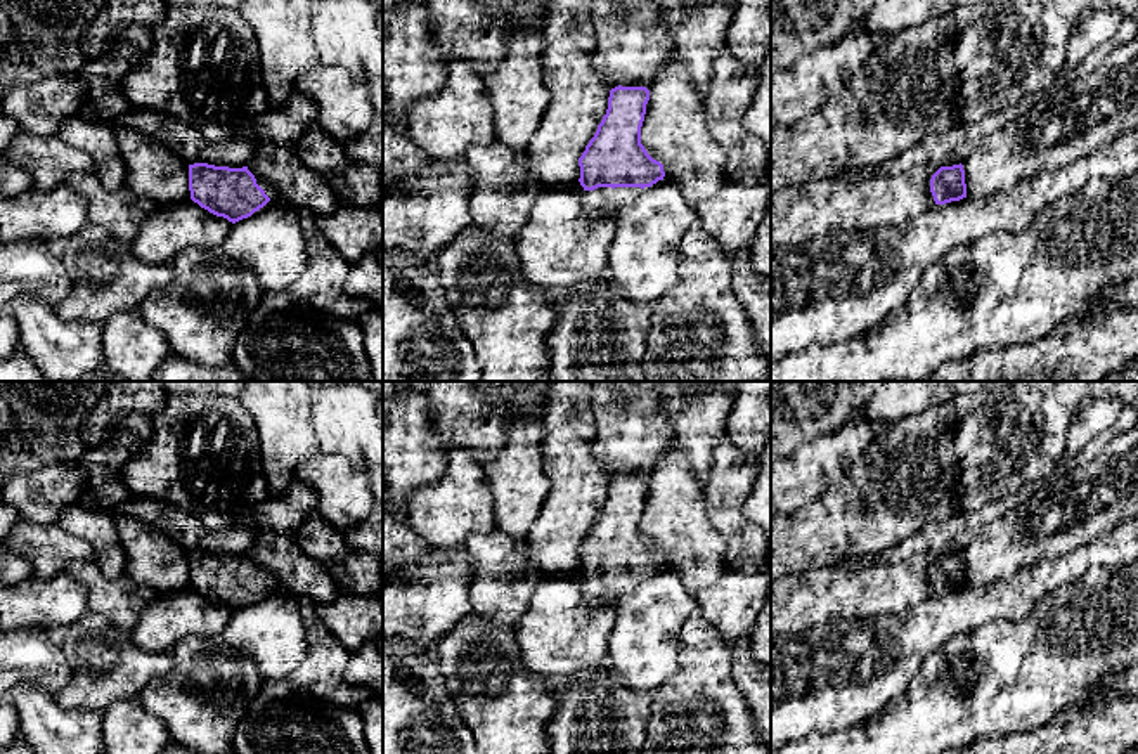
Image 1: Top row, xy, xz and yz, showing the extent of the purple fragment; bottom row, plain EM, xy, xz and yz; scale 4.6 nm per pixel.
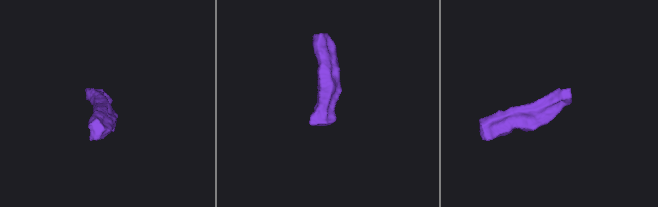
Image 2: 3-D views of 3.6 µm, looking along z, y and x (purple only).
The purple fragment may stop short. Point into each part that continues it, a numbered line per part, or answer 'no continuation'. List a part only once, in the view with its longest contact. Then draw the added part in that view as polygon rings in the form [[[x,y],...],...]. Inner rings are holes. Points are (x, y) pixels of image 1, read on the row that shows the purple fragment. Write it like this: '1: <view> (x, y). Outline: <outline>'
1: xz (601, 203). Outline: [[[598,187],[582,194],[582,206],[594,218],[618,220],[620,211],[629,206],[641,191],[641,187]]]

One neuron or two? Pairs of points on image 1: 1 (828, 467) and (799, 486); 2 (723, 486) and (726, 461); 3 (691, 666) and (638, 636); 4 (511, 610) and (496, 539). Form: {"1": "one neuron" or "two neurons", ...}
{"1": "one neuron", "2": "one neuron", "3": "two neurons", "4": "one neuron"}

